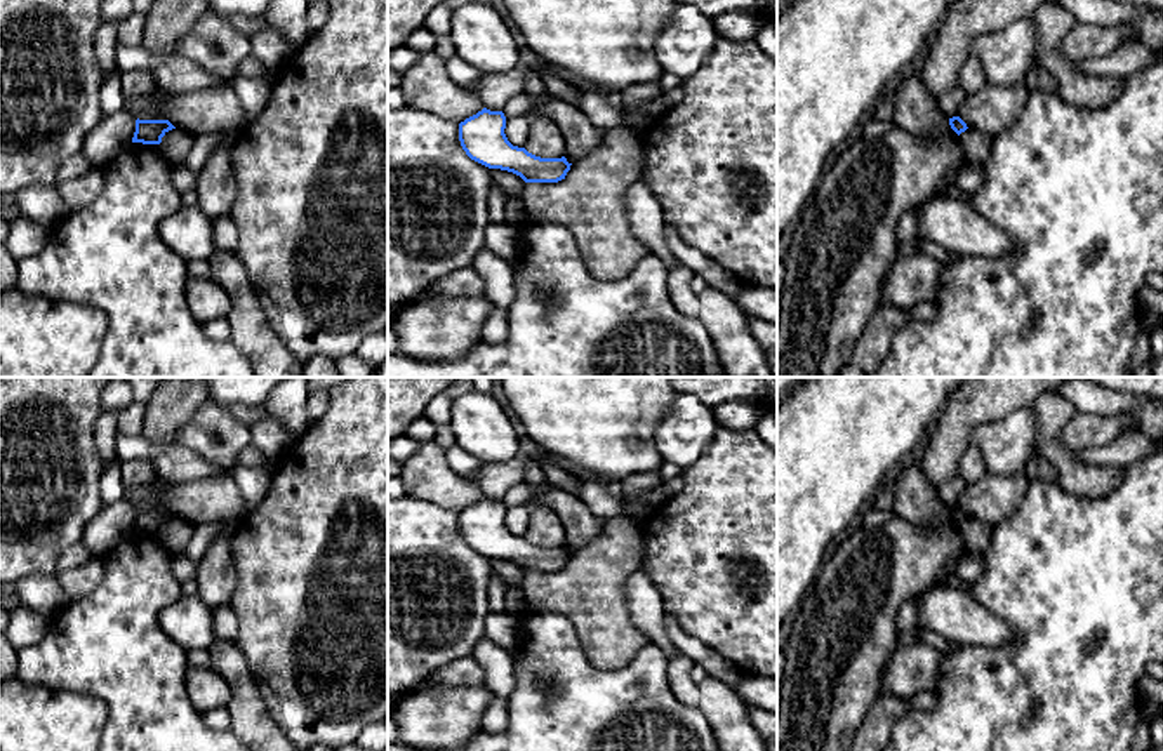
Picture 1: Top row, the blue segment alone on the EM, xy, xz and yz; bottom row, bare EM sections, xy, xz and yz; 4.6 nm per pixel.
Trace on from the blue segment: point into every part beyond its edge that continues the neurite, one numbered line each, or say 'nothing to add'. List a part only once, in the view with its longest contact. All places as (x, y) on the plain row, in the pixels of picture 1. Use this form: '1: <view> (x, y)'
nothing to add

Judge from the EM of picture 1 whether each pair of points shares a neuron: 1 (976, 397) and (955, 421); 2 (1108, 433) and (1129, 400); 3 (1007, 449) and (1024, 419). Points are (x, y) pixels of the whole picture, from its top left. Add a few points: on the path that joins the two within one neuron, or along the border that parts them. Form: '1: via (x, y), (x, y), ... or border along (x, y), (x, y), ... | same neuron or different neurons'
1: via (974, 402), (960, 416) | same neuron
2: border along (1080, 411), (1129, 416), (1137, 426) | different neurons
3: via (1009, 442), (1019, 426) | same neuron

